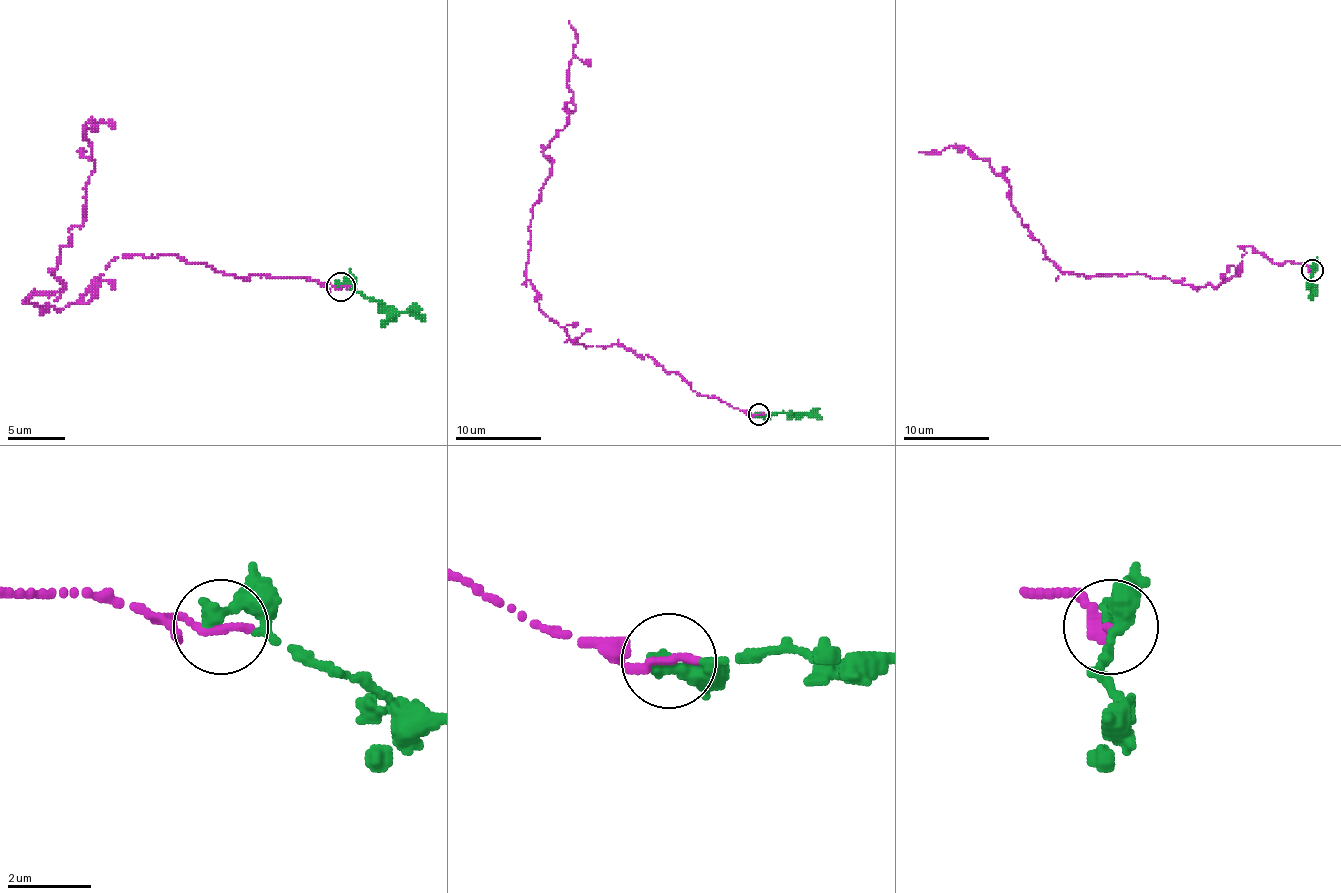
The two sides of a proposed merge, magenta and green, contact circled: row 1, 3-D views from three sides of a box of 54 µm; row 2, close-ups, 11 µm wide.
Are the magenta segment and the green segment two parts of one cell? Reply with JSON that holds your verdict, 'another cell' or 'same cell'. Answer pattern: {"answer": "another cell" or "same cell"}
{"answer": "same cell"}

